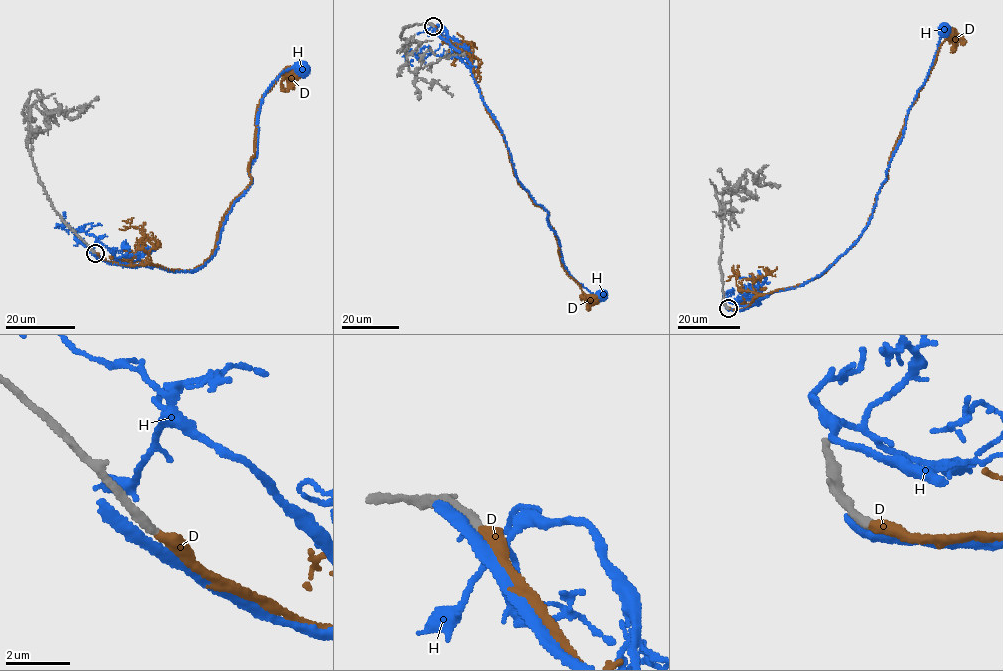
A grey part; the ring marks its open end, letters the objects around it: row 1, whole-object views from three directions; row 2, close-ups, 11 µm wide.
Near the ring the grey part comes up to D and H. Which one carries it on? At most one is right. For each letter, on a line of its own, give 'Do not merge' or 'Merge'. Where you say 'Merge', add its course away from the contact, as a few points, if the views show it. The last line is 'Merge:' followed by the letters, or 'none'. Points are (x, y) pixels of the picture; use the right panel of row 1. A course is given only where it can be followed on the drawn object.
D: Merge. Its course: (728, 307), (745, 308), (758, 295), (817, 277), (856, 240), (887, 175), (907, 112), (951, 34)
H: Do not merge
Merge: D

